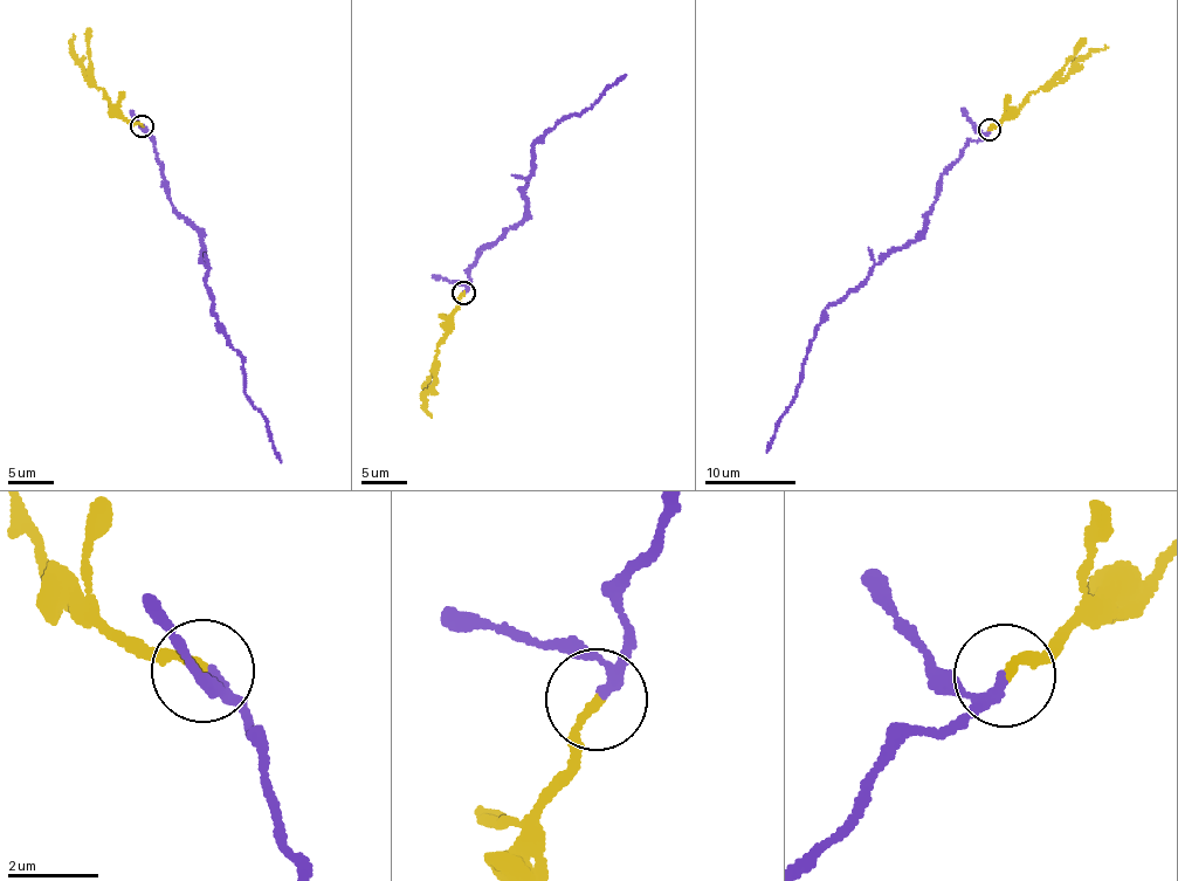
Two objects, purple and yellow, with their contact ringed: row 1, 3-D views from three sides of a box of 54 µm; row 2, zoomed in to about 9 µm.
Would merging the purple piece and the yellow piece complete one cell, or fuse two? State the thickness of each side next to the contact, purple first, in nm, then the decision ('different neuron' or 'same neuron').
200 nm thick on the purple side, 190 nm on the other; same neuron

